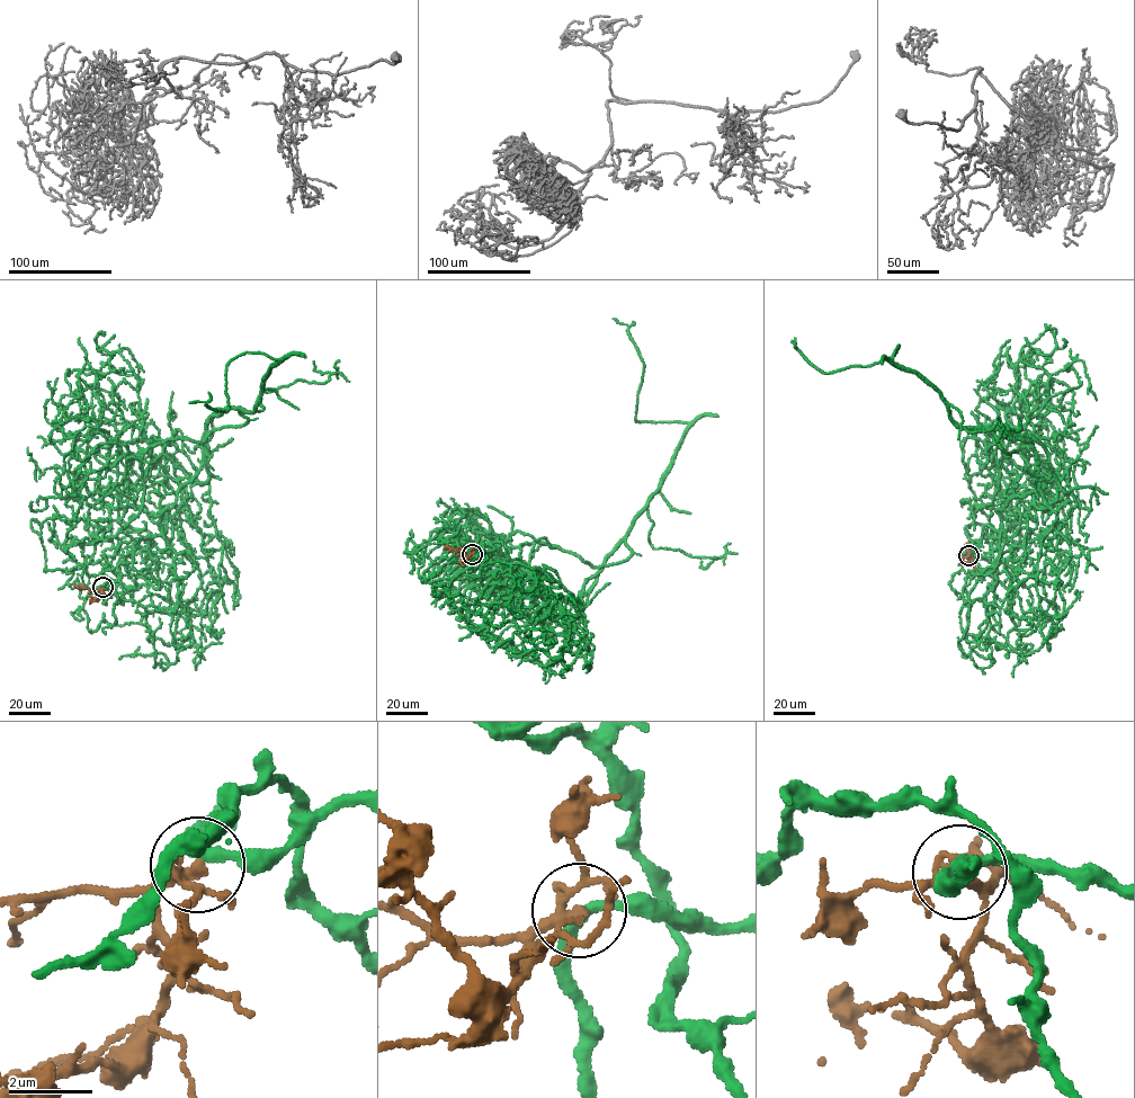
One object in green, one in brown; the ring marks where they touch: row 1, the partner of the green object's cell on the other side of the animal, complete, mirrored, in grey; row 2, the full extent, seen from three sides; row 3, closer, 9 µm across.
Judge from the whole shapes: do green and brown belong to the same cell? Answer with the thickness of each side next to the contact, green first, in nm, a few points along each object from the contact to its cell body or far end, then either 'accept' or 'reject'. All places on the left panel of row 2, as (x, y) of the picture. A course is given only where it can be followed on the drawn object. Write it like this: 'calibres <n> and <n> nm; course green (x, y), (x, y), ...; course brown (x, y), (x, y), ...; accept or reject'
calibres 280 and 240 nm; course green (103, 587), (161, 533), (221, 412), (206, 481), (134, 425), (77, 431), (97, 500), (99, 473); course brown (103, 588), (89, 589), (74, 583); reject

